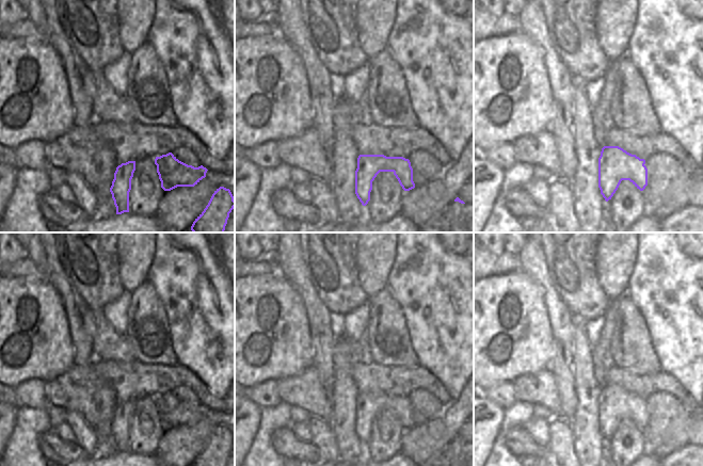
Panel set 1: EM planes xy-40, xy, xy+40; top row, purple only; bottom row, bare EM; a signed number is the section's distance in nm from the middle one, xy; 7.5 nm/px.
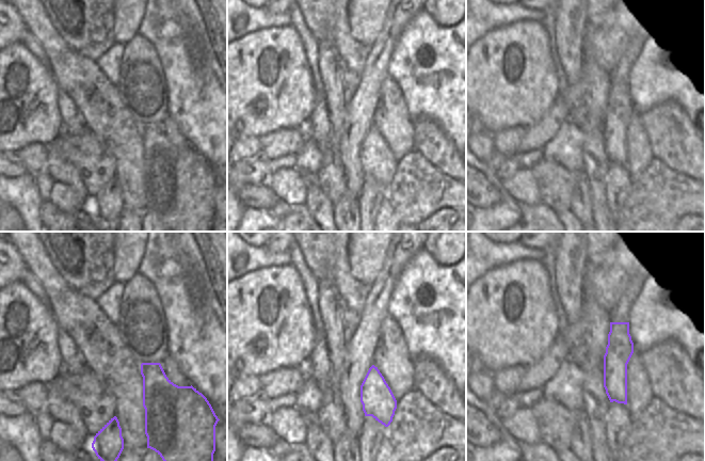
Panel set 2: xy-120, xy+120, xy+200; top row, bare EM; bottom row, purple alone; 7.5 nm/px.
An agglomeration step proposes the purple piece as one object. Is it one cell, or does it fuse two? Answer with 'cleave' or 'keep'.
cleave

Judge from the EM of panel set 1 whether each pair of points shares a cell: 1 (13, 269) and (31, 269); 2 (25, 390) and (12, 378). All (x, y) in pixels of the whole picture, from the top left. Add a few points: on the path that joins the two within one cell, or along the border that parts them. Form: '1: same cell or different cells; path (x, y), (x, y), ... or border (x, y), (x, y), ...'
1: same cell; path (17, 269), (27, 269)
2: different cells; border (43, 380), (24, 380), (13, 388)

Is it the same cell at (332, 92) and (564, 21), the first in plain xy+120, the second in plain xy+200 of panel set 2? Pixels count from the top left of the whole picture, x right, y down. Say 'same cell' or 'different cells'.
same cell

